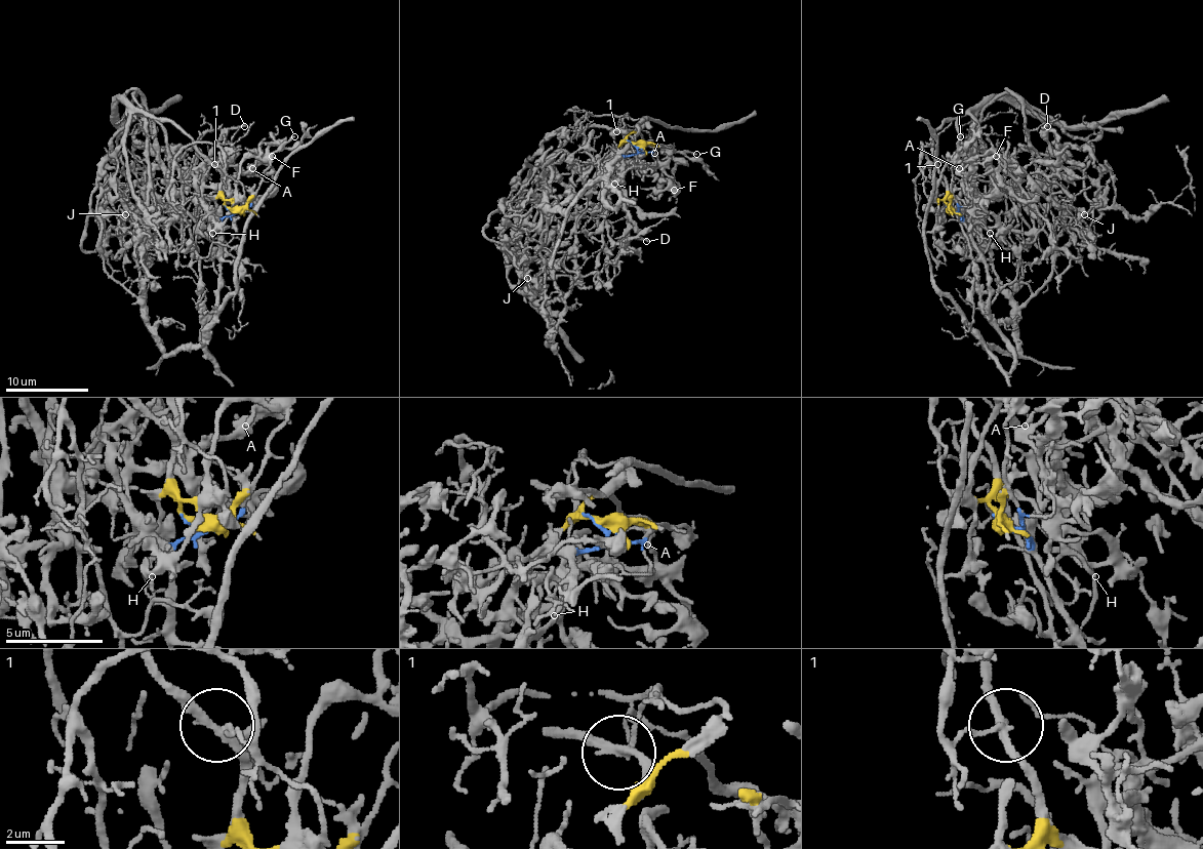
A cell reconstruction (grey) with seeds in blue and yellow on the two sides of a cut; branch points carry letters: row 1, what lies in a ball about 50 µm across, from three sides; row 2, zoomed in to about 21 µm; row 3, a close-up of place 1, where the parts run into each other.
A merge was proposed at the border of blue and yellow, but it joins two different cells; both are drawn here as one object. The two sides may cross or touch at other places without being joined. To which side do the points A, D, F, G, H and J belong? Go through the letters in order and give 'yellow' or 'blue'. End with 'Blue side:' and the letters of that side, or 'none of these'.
A: yellow
D: yellow
F: yellow
G: yellow
H: yellow
J: yellow
Blue side: none of these

